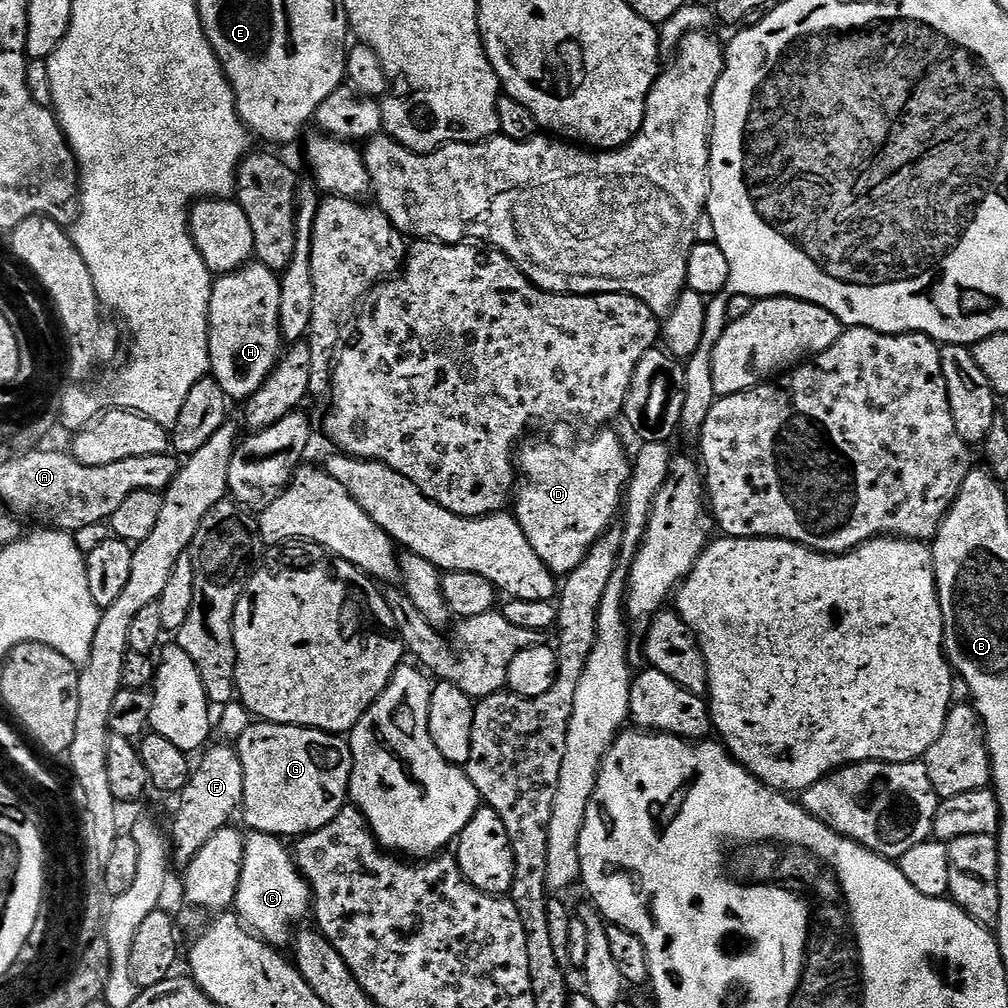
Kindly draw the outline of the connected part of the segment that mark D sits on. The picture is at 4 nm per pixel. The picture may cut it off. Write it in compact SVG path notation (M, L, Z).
M600 430L597 436L576 444L573 448L555 448L552 444L519 445L514 456L514 468L518 473L518 487L514 492L514 515L520 524L522 534L526 534L526 542L542 558L542 562L552 571L553 577L564 578L575 570L586 558L591 547L608 528L613 526L625 499L629 476L632 472L630 452L612 432Z

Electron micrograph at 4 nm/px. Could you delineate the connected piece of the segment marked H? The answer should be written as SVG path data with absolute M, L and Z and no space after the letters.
M249 262L236 272L216 276L210 294L208 311L208 366L211 379L222 386L229 401L247 401L266 382L268 375L276 369L276 361L282 355L282 333L280 331L280 282L277 273L265 264Z

